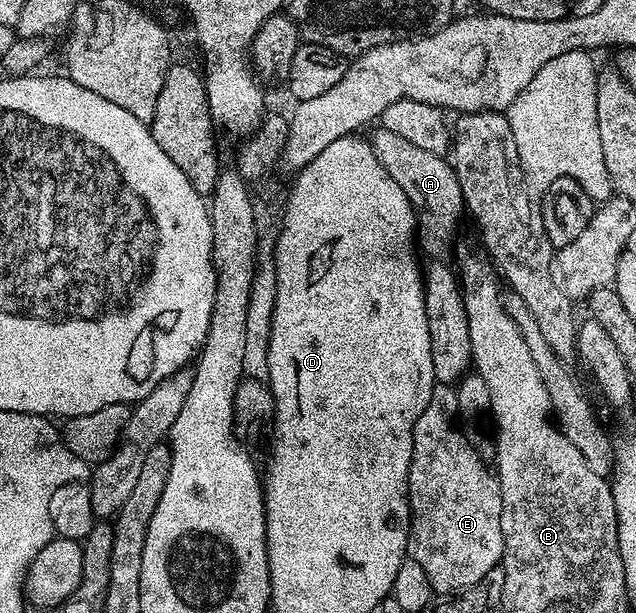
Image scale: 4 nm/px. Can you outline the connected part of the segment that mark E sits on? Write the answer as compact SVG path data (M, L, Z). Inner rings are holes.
M434 384L431 403L413 424L413 450L409 468L408 556L419 563L430 579L432 592L452 595L479 583L487 571L498 568L503 555L503 495L497 474L468 441L457 415L457 390L453 385Z

